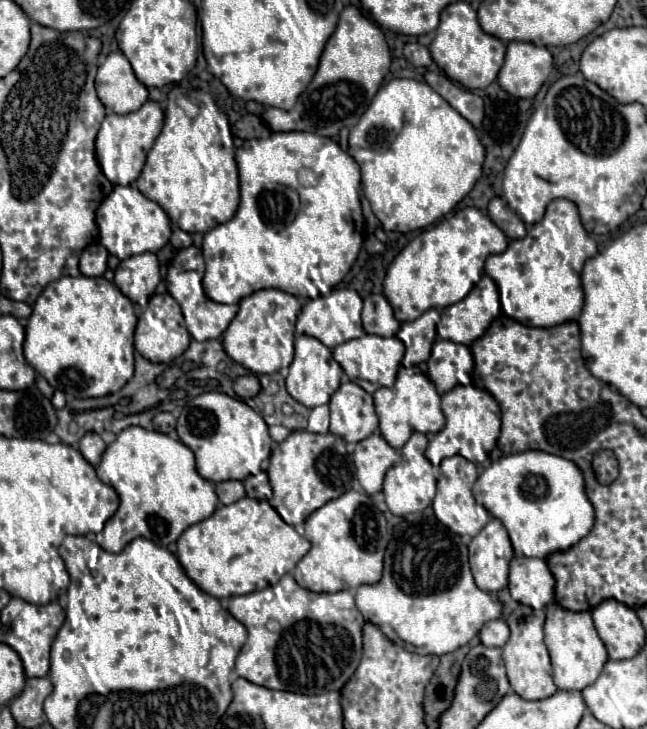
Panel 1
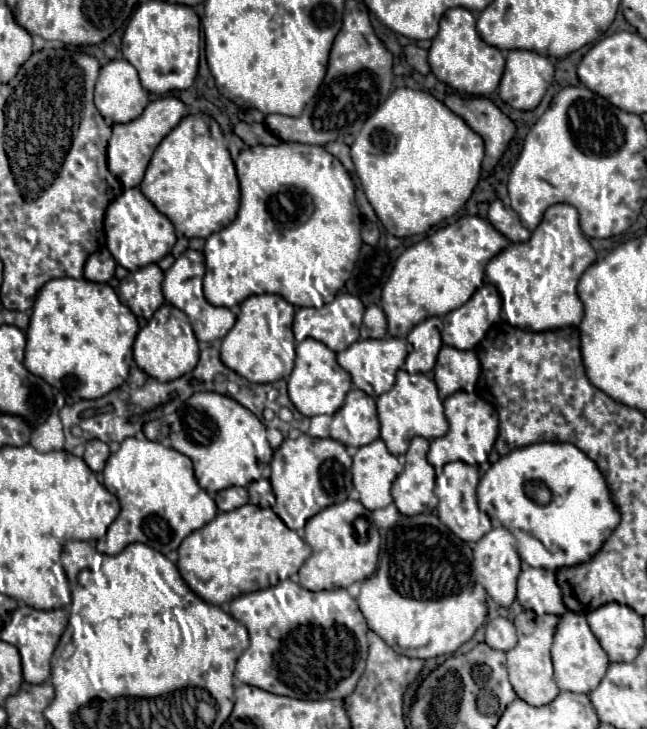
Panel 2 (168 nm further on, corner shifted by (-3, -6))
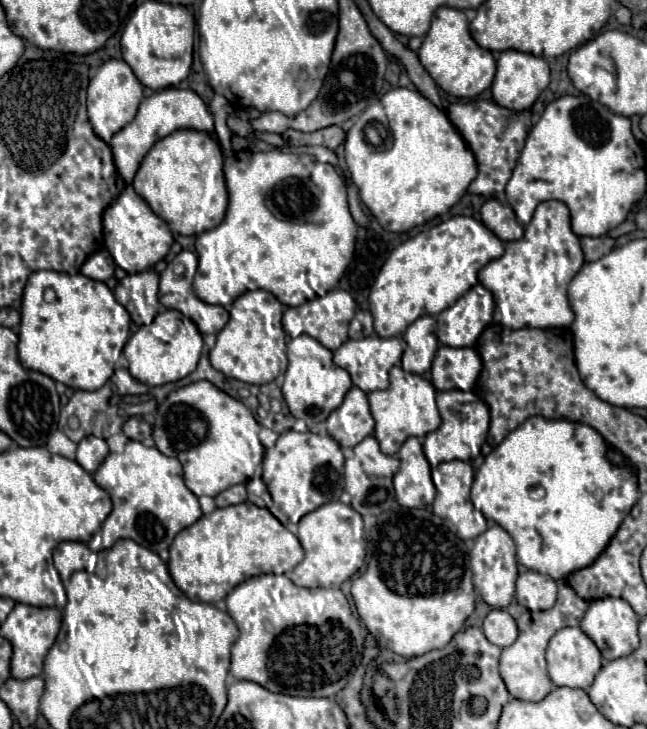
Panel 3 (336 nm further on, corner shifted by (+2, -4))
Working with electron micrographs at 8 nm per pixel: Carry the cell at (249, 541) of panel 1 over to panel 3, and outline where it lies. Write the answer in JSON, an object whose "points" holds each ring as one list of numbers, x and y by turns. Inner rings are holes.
{"points":[[243,502,227,508,217,508,211,514,203,514,195,524,181,530,169,548,169,572,175,584,195,602,215,604,223,600,237,584,261,576,261,574,285,574,291,572,303,560,303,546,295,534,291,534,267,508]]}

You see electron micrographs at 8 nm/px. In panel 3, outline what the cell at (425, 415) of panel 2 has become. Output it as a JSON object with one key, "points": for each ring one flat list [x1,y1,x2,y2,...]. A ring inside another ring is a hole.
{"points":[[395,366,389,372,387,390,369,394,369,404,371,404,371,414,375,418,375,438,379,440,383,452,387,452,387,454,397,454,401,444,409,436,423,438,429,432,437,430,441,424,441,416,439,416,437,404,435,404,433,384,419,374,403,372,399,366]]}

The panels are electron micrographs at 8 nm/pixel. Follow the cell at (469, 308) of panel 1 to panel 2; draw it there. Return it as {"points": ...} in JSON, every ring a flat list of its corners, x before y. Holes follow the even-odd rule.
{"points":[[484,284,464,306,444,316,443,344,458,350,476,348,488,328,500,321,500,313,498,290,492,284]]}

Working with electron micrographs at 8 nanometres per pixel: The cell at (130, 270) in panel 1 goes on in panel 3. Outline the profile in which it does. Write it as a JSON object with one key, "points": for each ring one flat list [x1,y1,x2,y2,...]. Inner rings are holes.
{"points":[[155,270,127,274,115,288,115,300,127,308,137,326,151,324,161,306,157,300,157,288,159,274]]}

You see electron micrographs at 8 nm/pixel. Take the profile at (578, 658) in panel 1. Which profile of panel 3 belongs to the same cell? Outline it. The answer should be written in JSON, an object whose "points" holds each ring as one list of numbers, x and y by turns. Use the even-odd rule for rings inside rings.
{"points":[[563,628,559,630,547,646,547,670,549,678,555,686,567,686,567,688,589,688,595,674,601,670,603,656,595,642,581,630,581,628]]}

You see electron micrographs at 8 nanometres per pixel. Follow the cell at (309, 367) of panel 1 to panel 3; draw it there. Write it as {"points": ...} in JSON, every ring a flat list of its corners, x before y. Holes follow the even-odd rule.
{"points":[[303,334,299,338,291,338,287,342,287,358,289,366,285,372,285,382,283,382,283,398,295,418,301,418,307,422,307,426,313,426,317,422,327,420,327,416,339,408,343,402,343,396,349,392,351,378,349,372,339,368,331,360,331,350,319,344,315,338]]}

